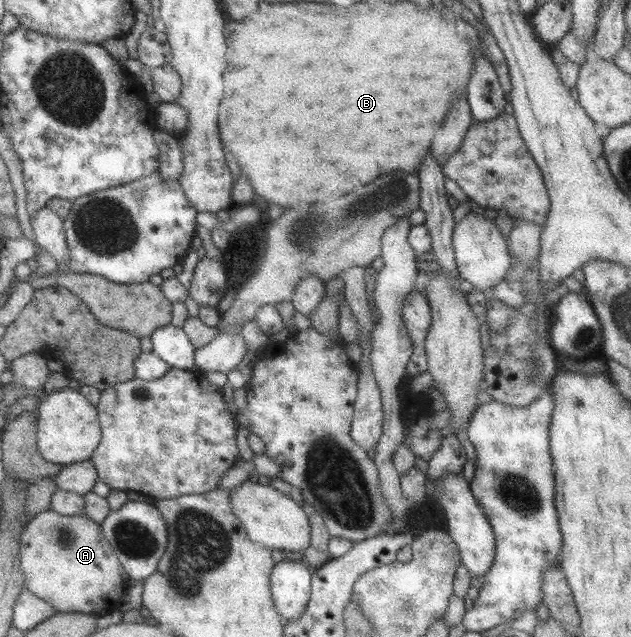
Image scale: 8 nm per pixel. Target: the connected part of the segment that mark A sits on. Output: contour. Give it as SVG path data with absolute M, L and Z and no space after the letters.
M52 510L41 511L40 513L34 514L34 516L25 524L20 531L20 540L19 540L19 565L22 571L22 576L24 576L23 586L32 592L34 596L50 603L56 612L58 613L84 613L87 615L97 615L102 611L112 611L117 609L120 603L122 595L126 593L128 588L132 587L133 580L124 572L122 565L120 564L118 558L111 544L108 544L108 541L104 538L104 535L101 531L101 526L90 520L90 518L85 515L77 516L63 516L53 512Z

